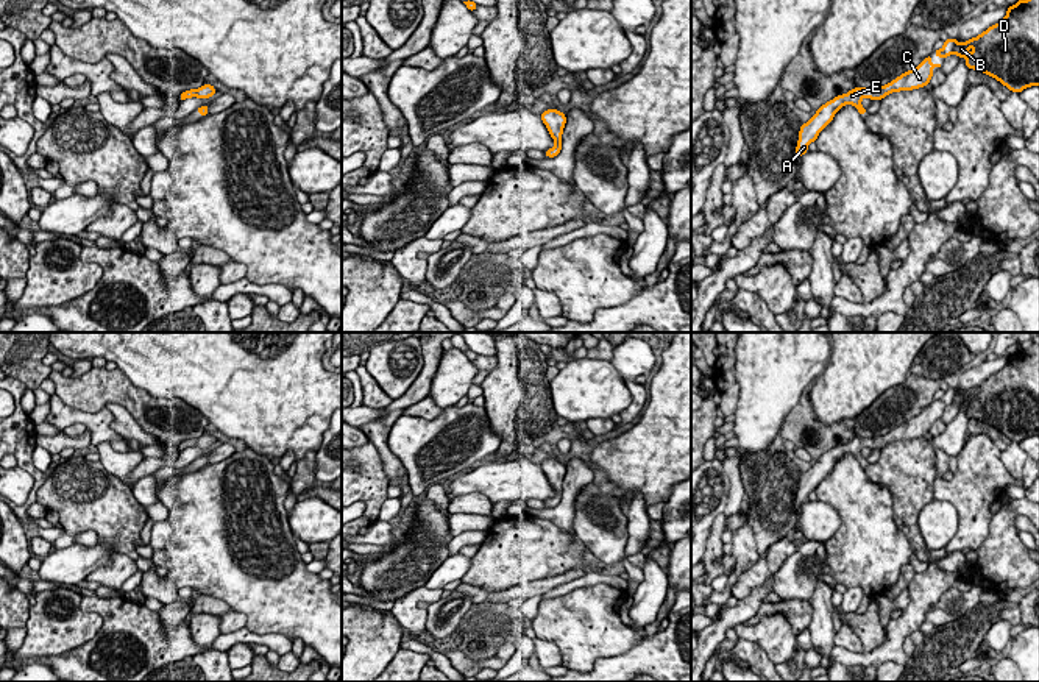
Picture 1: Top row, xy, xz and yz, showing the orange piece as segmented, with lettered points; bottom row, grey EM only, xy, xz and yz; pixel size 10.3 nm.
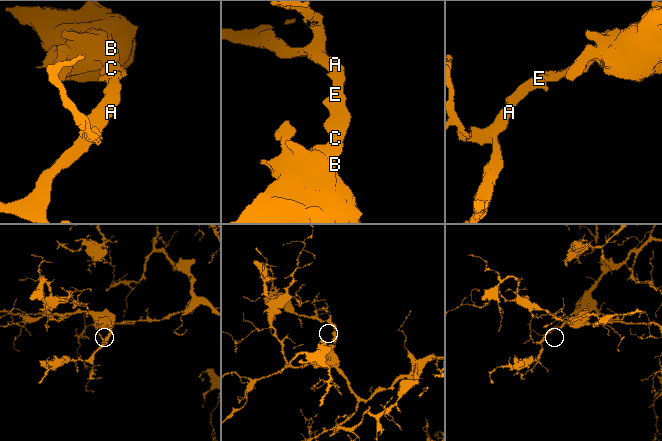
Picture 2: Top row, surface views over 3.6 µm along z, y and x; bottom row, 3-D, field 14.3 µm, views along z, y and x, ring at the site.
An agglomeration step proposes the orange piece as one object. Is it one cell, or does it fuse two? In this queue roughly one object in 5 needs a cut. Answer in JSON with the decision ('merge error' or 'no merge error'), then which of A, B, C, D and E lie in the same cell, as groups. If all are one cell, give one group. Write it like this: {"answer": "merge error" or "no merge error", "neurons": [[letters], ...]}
{"answer": "no merge error", "neurons": [["A", "B", "C", "D", "E"]]}

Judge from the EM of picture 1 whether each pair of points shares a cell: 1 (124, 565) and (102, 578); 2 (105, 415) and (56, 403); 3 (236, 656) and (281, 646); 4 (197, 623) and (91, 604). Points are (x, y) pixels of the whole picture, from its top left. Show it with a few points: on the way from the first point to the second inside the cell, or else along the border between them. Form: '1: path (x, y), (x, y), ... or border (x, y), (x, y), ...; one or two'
1: path (119, 570), (113, 576), (106, 576); one
2: path (92, 417), (69, 415); one
3: border (247, 642), (237, 642), (226, 651); two
4: border (187, 618), (191, 639), (203, 650); two

